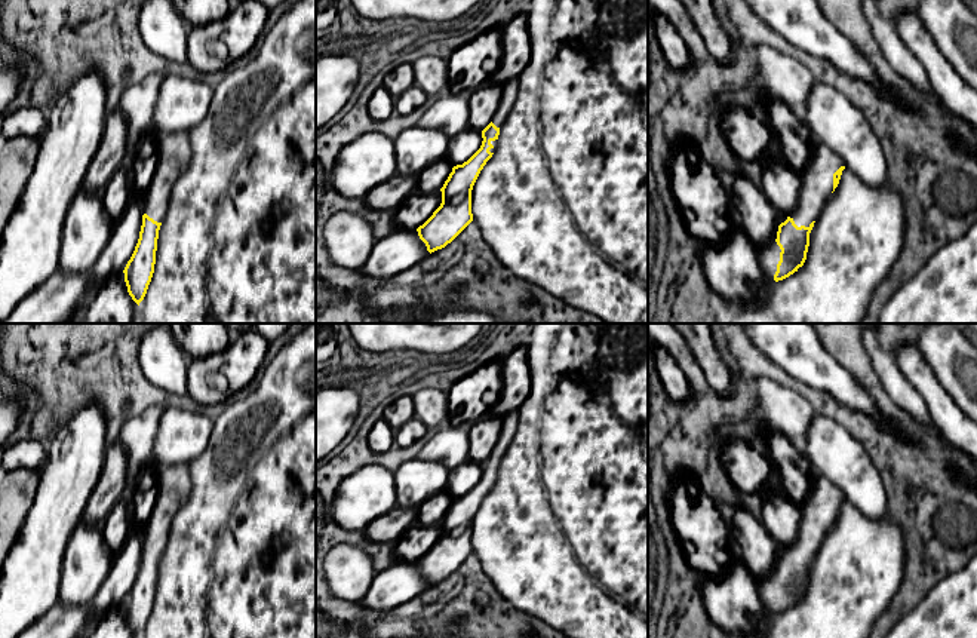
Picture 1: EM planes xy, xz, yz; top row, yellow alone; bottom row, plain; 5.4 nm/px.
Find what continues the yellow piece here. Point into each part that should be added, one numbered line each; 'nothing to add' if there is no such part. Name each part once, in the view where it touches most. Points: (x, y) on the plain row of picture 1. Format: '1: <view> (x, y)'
1: yz (817, 512)

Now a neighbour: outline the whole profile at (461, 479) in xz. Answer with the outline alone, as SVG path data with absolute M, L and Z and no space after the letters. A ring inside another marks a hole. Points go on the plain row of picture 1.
M467 460L451 470L445 491L452 499L463 497L480 481L482 473L482 463Z

